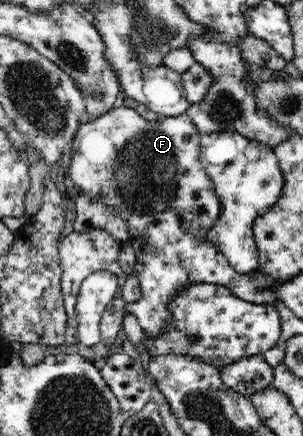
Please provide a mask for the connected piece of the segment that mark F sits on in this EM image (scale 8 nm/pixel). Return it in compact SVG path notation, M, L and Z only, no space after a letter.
M120 106L115 109L111 109L106 113L100 115L100 117L91 118L89 121L83 119L74 135L74 139L71 141L71 153L69 159L69 175L72 182L76 184L80 189L80 192L90 194L90 196L106 196L106 202L108 206L114 206L114 208L120 208L122 212L122 217L125 217L128 224L128 229L130 233L129 244L132 245L133 249L136 251L136 263L135 263L135 274L140 280L141 285L141 298L136 302L126 305L127 313L132 313L138 319L139 324L142 326L144 337L155 340L160 334L163 334L166 330L169 330L169 325L172 324L172 312L170 312L170 302L176 297L176 294L188 286L194 284L214 284L214 285L224 285L232 290L232 293L240 299L250 301L252 303L259 304L272 304L276 297L277 289L282 285L280 279L274 279L267 275L267 273L262 273L259 269L254 270L249 274L238 274L232 266L228 263L228 258L212 244L210 240L210 230L215 226L216 221L220 219L220 213L222 213L222 204L220 204L220 197L216 196L216 189L212 184L210 177L206 174L205 167L201 162L201 157L199 156L200 149L200 138L201 134L199 129L194 125L194 122L190 119L187 113L176 117L164 117L161 116L159 120L154 120L149 122L144 120L138 112L134 111L133 108Z

